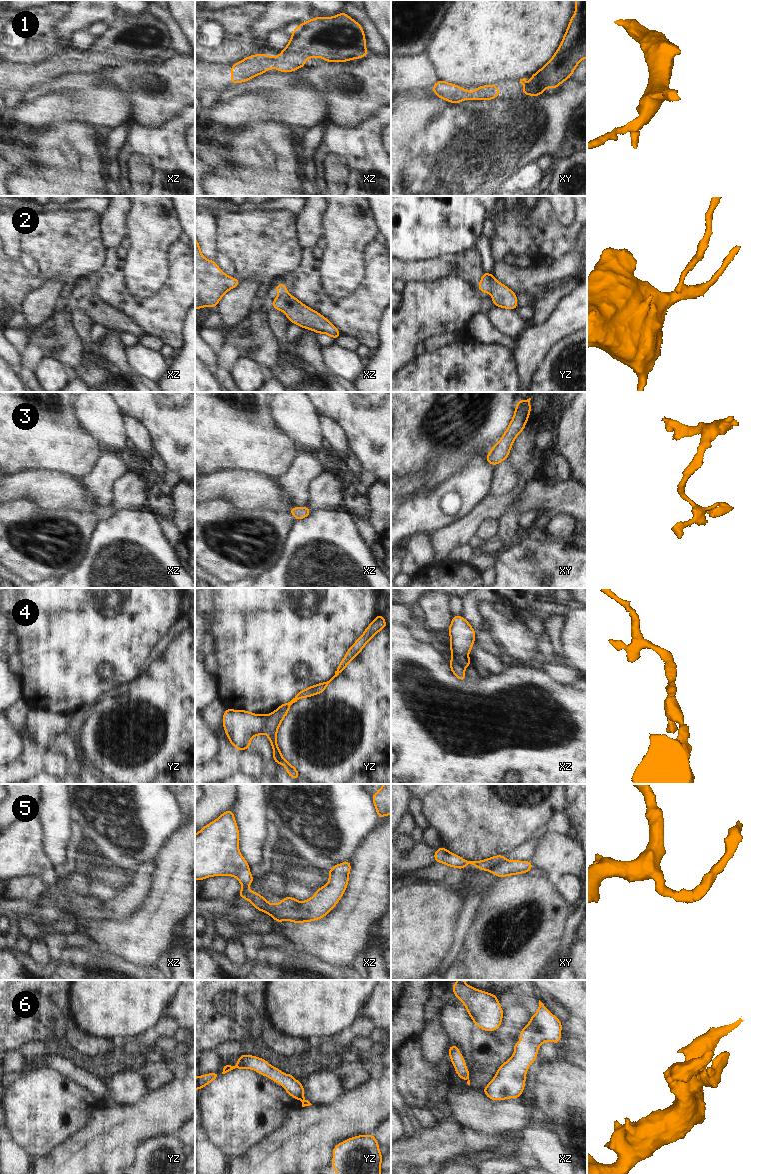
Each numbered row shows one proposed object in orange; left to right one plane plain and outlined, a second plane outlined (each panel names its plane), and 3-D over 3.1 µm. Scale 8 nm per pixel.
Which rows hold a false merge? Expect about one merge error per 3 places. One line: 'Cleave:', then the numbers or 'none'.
Cleave: 4, 5.

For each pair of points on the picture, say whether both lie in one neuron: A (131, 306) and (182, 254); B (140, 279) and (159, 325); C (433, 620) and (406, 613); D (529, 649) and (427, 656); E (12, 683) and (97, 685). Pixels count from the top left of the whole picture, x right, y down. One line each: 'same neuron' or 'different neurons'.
A: same neuron
B: different neurons
C: different neurons
D: different neurons
E: different neurons

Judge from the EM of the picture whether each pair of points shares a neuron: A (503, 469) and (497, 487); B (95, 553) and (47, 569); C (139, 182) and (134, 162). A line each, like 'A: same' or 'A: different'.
A: same
B: different
C: same

